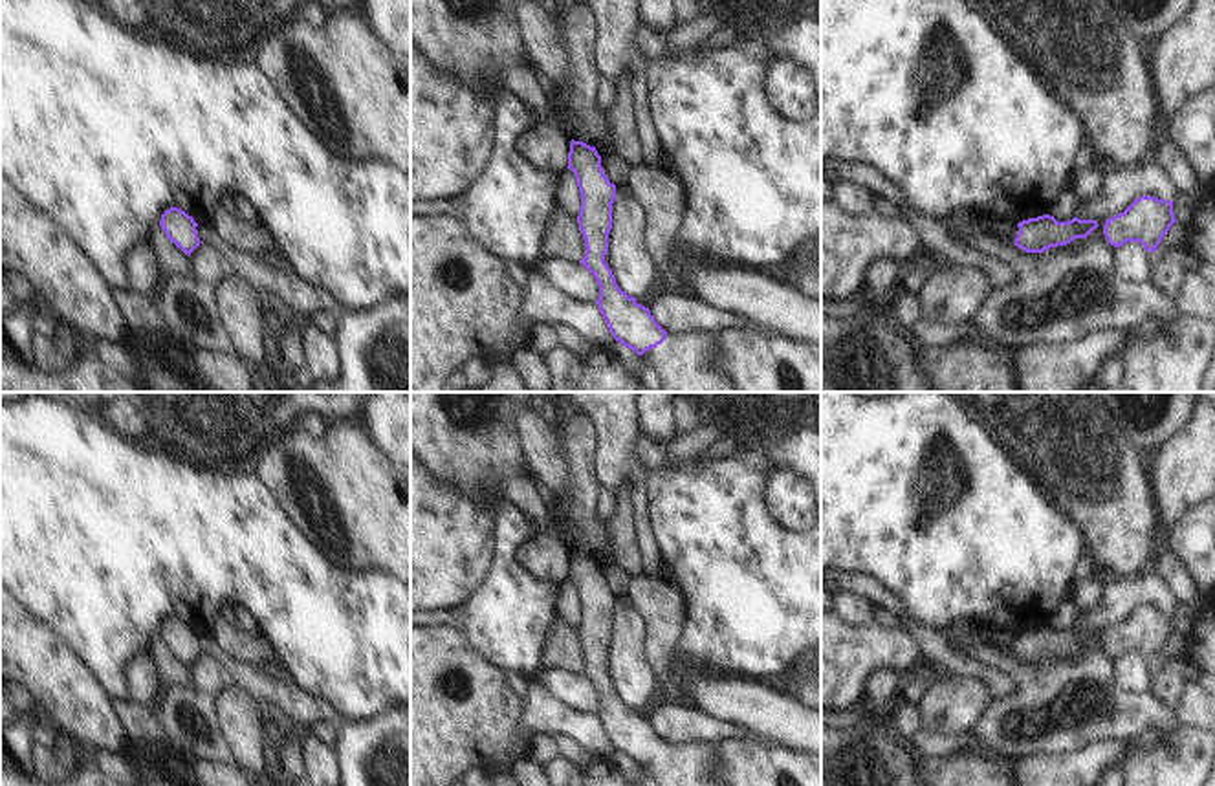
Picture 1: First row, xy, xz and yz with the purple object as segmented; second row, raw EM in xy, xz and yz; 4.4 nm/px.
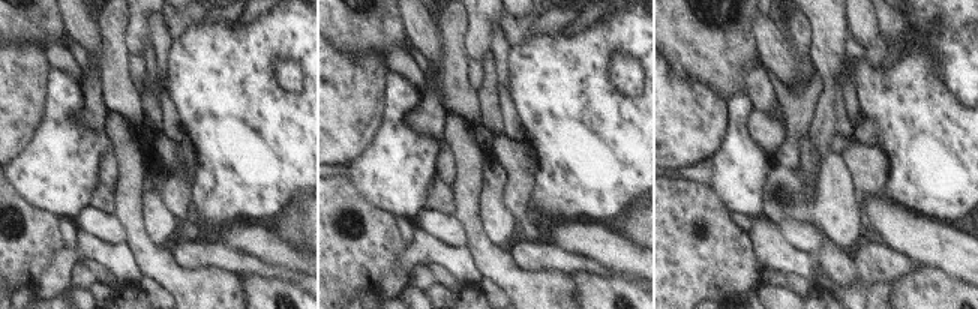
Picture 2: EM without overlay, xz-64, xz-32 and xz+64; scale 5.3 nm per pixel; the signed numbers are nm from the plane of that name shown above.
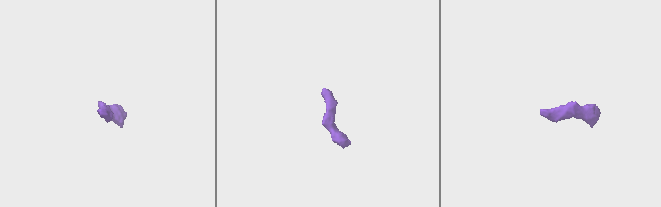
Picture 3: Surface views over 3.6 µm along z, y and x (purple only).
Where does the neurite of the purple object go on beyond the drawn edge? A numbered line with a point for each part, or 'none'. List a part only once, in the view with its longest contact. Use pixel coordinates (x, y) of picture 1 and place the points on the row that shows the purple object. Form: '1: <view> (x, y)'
1: xz (688, 361)

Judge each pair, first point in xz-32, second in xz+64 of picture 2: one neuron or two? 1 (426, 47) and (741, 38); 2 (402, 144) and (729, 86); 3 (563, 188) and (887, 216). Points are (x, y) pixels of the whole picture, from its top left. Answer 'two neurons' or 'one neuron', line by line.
1: two neurons
2: two neurons
3: two neurons

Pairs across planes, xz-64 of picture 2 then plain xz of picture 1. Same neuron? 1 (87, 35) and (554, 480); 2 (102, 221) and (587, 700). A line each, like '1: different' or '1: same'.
1: same
2: same

